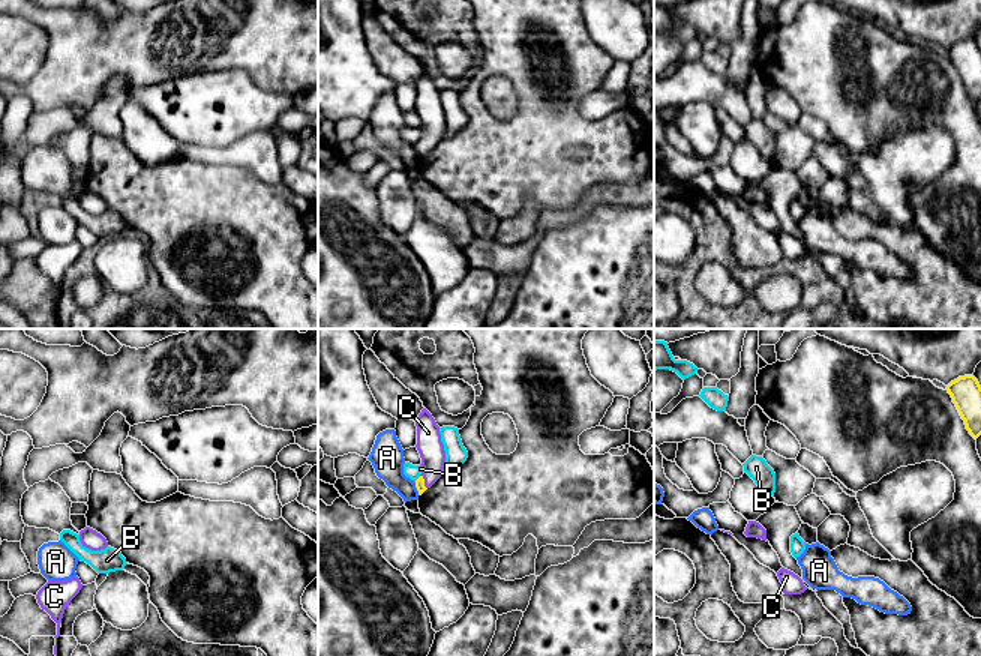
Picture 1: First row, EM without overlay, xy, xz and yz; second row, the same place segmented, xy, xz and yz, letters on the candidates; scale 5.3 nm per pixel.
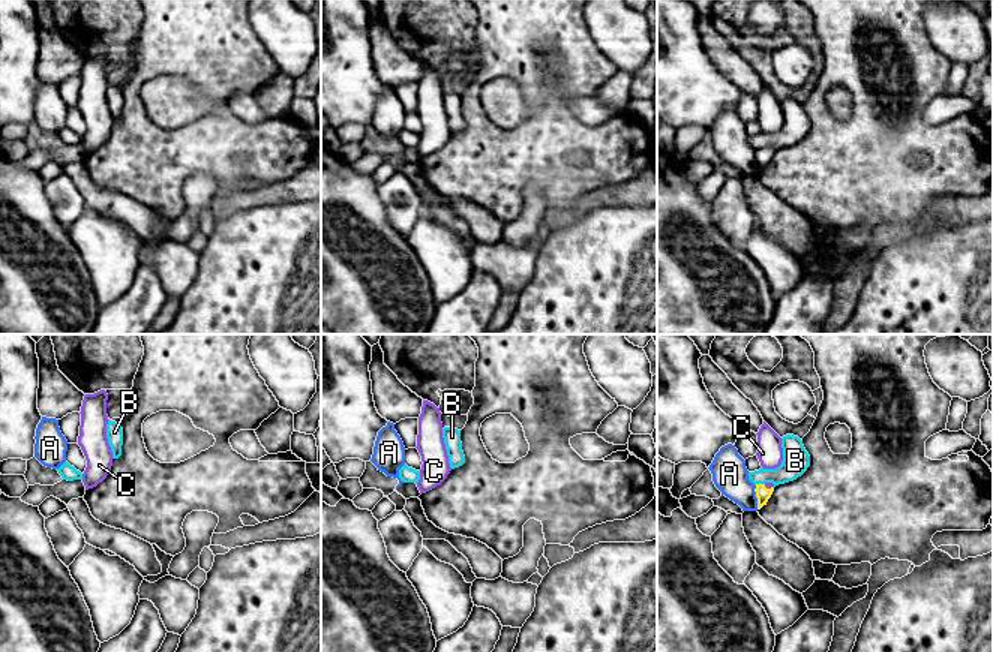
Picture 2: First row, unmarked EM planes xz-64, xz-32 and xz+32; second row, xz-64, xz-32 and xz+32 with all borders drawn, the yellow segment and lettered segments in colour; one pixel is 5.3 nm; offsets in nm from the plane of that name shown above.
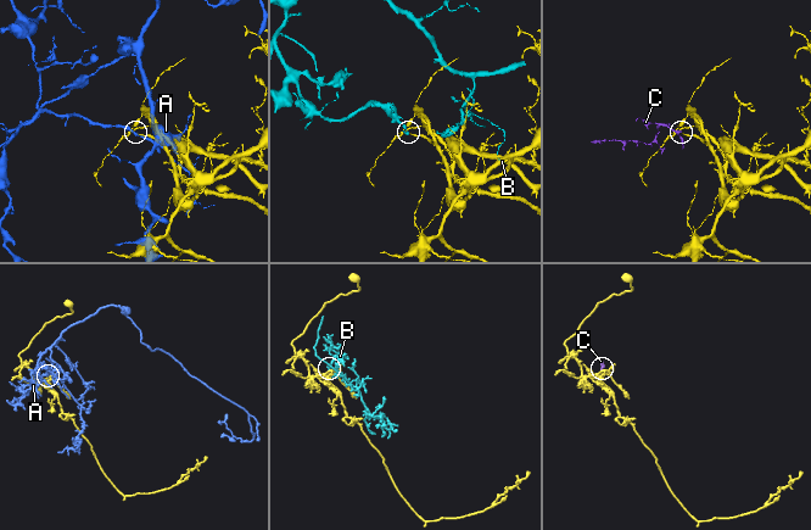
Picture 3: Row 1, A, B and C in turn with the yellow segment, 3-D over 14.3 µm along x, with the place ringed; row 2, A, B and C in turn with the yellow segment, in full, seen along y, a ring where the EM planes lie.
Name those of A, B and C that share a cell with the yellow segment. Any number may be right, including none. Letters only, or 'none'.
C

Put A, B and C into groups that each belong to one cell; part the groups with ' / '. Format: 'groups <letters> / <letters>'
groups A / B / C

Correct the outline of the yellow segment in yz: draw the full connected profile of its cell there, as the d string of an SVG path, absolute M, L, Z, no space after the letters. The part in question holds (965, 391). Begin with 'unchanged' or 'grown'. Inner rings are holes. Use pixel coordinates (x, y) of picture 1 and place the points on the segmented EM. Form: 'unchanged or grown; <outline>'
unchanged; M974 375L958 377L946 386L966 429L976 440L981 435L981 386Z

